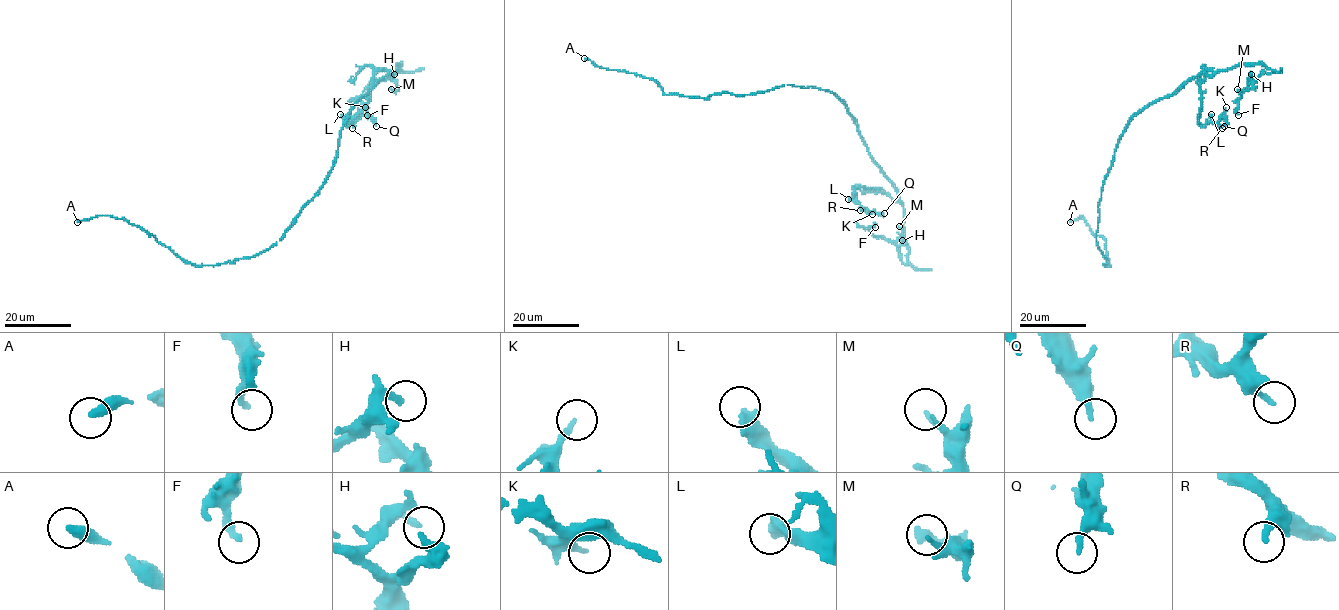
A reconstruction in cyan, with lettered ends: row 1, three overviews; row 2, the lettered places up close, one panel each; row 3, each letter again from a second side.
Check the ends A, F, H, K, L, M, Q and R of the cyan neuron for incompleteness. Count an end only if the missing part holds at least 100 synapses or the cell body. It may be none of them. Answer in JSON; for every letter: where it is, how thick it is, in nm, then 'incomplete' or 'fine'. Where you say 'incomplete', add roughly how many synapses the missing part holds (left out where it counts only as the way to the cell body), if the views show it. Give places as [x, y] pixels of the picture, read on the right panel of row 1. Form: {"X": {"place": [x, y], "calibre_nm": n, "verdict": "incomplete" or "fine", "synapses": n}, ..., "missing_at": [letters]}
{"A": {"place": [1070, 222], "calibre_nm": 400, "verdict": "fine"}, "F": {"place": [1238, 115], "calibre_nm": 180, "verdict": "fine"}, "H": {"place": [1251, 74], "calibre_nm": 200, "verdict": "fine"}, "K": {"place": [1226, 107], "calibre_nm": 200, "verdict": "fine"}, "L": {"place": [1211, 114], "calibre_nm": 400, "verdict": "fine"}, "M": {"place": [1237, 89], "calibre_nm": 180, "verdict": "fine"}, "Q": {"place": [1224, 126], "calibre_nm": 200, "verdict": "fine"}, "R": {"place": [1222, 128], "calibre_nm": 240, "verdict": "fine"}, "missing_at": []}

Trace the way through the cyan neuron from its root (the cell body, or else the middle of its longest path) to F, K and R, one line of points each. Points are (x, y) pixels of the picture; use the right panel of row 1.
F: (1107, 174), (1126, 124), (1151, 104), (1203, 73), (1253, 64), (1274, 69), (1248, 81), (1238, 115)
K: (1107, 174), (1128, 122), (1198, 75), (1212, 74), (1205, 71), (1200, 77), (1198, 122), (1216, 123), (1226, 107)
R: (1107, 174), (1128, 122), (1198, 75), (1212, 74), (1205, 71), (1198, 122), (1222, 128)

